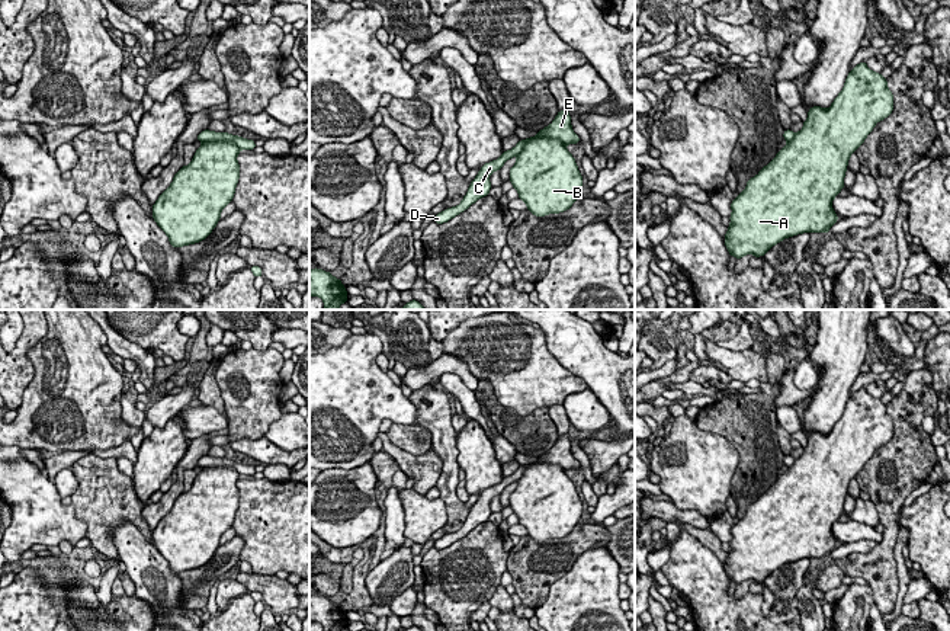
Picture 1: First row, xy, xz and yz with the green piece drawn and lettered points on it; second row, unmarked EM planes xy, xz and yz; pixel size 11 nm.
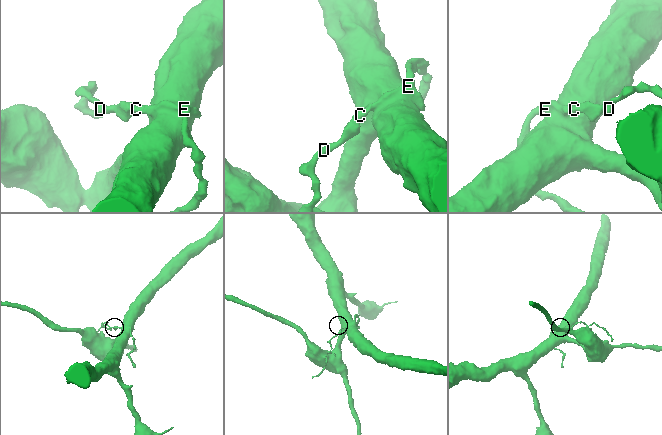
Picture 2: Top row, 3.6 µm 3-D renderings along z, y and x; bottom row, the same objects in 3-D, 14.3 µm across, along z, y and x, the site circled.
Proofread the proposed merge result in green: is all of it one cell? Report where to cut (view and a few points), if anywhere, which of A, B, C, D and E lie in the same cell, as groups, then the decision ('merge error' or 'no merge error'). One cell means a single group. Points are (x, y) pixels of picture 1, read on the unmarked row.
cut in xy along (204, 467), (233, 467), (240, 474); A B / C D E; merge error

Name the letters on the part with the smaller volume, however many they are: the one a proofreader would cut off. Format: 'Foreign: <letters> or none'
Foreign: C, D, E

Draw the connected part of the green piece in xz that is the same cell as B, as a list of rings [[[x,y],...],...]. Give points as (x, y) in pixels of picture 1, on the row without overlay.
[[[532,462],[510,494],[510,507],[536,542],[564,538],[580,523],[582,502],[561,465]]]

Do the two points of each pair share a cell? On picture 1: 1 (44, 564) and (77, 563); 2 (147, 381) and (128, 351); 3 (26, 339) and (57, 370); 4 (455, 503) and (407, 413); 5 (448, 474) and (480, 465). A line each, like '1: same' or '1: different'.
1: same
2: same
3: different
4: different
5: different

